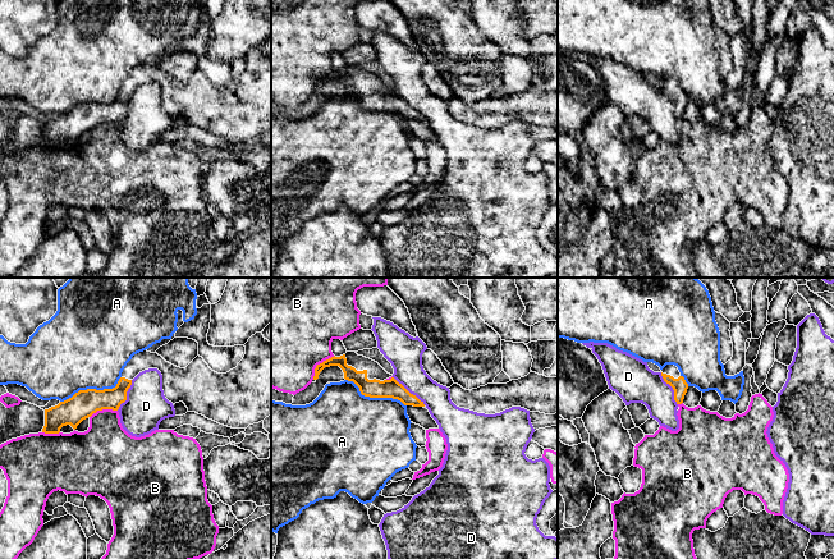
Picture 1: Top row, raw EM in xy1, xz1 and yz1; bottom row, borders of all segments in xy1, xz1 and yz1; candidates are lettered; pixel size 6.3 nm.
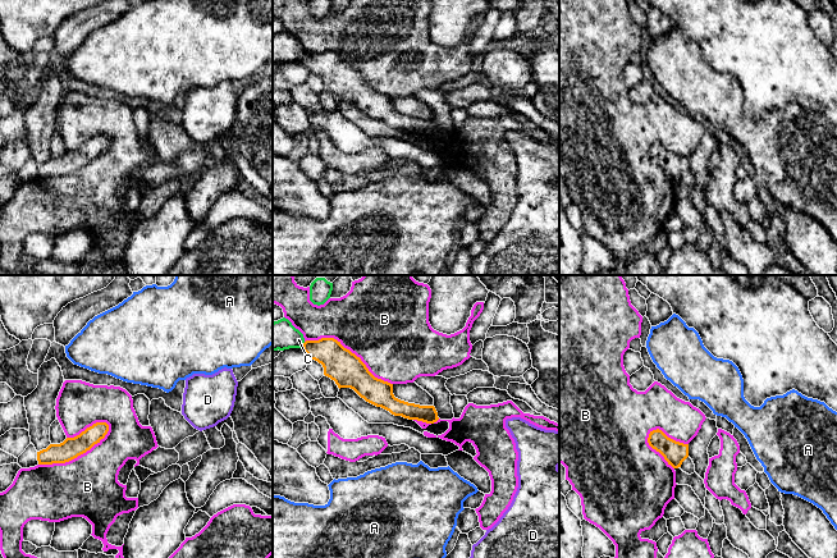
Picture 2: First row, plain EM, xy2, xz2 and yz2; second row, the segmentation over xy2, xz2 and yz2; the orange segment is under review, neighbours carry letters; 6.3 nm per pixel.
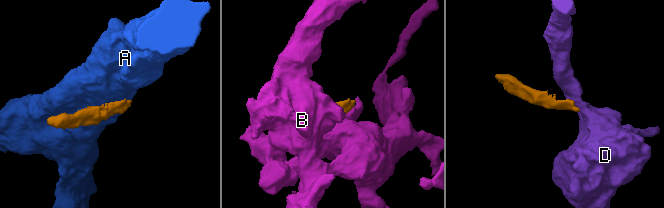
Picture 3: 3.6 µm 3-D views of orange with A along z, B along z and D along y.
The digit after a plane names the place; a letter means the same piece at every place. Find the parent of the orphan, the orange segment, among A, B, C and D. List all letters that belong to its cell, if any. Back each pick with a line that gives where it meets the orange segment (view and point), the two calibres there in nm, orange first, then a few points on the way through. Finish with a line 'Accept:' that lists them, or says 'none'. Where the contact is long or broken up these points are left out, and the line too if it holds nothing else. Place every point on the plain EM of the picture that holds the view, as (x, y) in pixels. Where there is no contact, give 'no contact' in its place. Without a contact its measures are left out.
Accept: none

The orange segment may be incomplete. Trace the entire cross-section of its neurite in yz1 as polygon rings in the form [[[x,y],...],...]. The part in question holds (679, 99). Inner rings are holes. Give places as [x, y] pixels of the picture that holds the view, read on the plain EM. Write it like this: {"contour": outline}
{"contour": [[[666,78],[661,83],[661,90],[666,97],[669,97],[674,104],[674,114],[677,118],[682,118],[684,109],[688,102],[688,97],[684,91],[681,88],[679,83],[674,78]]]}

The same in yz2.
{"contour": [[[662,143],[650,145],[648,151],[649,159],[659,165],[673,182],[681,180],[689,170],[689,157],[683,157],[668,151]]]}

